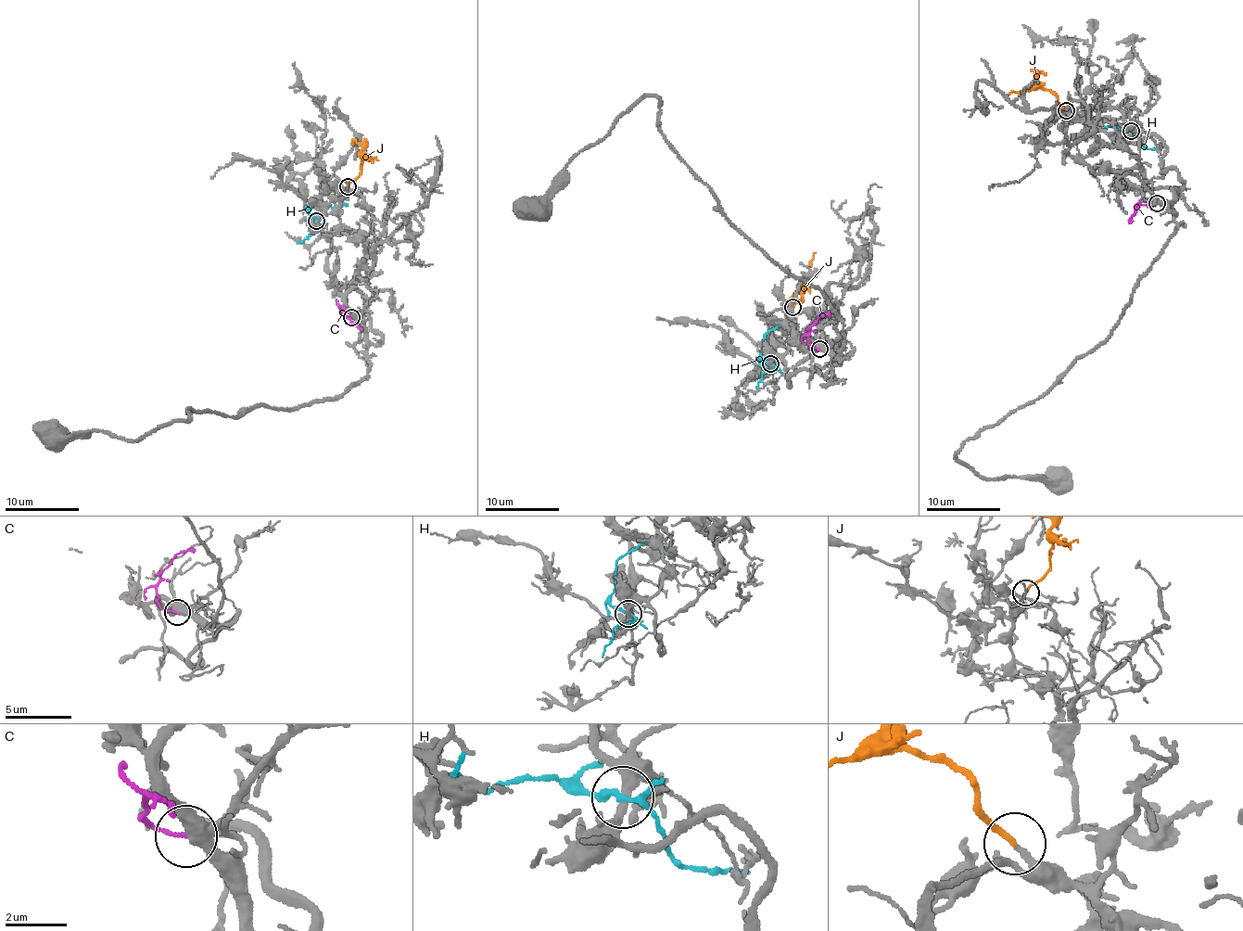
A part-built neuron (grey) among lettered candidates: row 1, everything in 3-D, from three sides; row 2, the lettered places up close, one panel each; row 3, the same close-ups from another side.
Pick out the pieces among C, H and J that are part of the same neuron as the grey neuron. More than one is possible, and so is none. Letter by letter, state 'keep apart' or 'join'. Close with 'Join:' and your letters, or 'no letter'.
C: keep apart
H: keep apart
J: join
Join: J

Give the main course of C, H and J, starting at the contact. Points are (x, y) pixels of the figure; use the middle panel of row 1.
C: (819, 350), (810, 346), (807, 335), (813, 325), (830, 312)
H: (771, 364), (761, 359), (765, 335), (779, 325), (788, 325), (796, 331)
J: (792, 306), (804, 299), (803, 280), (809, 273), (816, 252)

